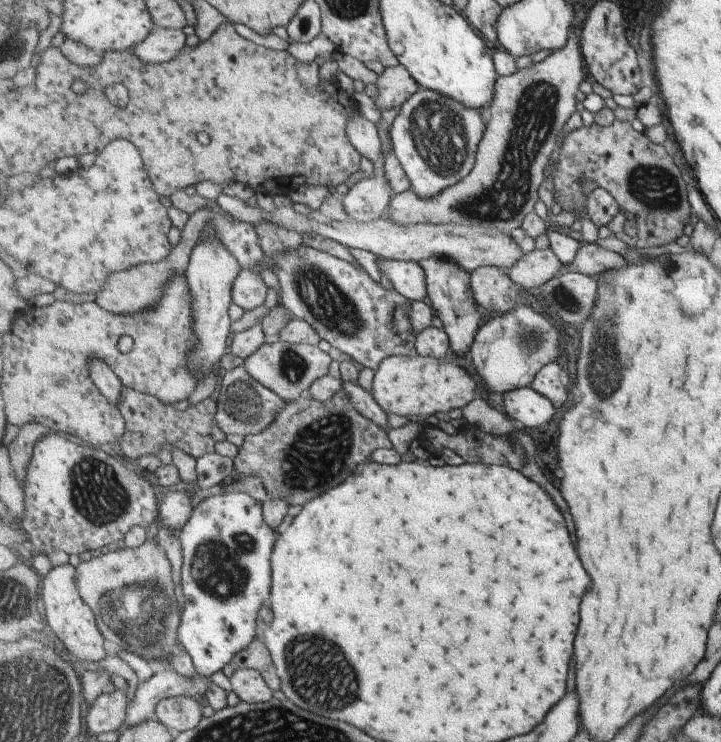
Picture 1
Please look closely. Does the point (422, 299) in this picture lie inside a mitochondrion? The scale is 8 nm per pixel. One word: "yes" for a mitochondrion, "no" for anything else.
no

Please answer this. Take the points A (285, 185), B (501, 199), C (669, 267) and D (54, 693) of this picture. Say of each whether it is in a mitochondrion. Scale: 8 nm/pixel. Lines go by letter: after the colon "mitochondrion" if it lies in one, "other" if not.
A: other
B: mitochondrion
C: mitochondrion
D: mitochondrion

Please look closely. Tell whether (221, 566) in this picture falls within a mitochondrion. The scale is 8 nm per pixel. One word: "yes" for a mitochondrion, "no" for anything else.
yes

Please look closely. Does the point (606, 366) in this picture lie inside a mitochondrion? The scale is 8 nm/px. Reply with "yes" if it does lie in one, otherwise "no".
yes

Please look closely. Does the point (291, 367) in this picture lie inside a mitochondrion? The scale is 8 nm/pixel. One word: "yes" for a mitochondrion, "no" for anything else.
yes

